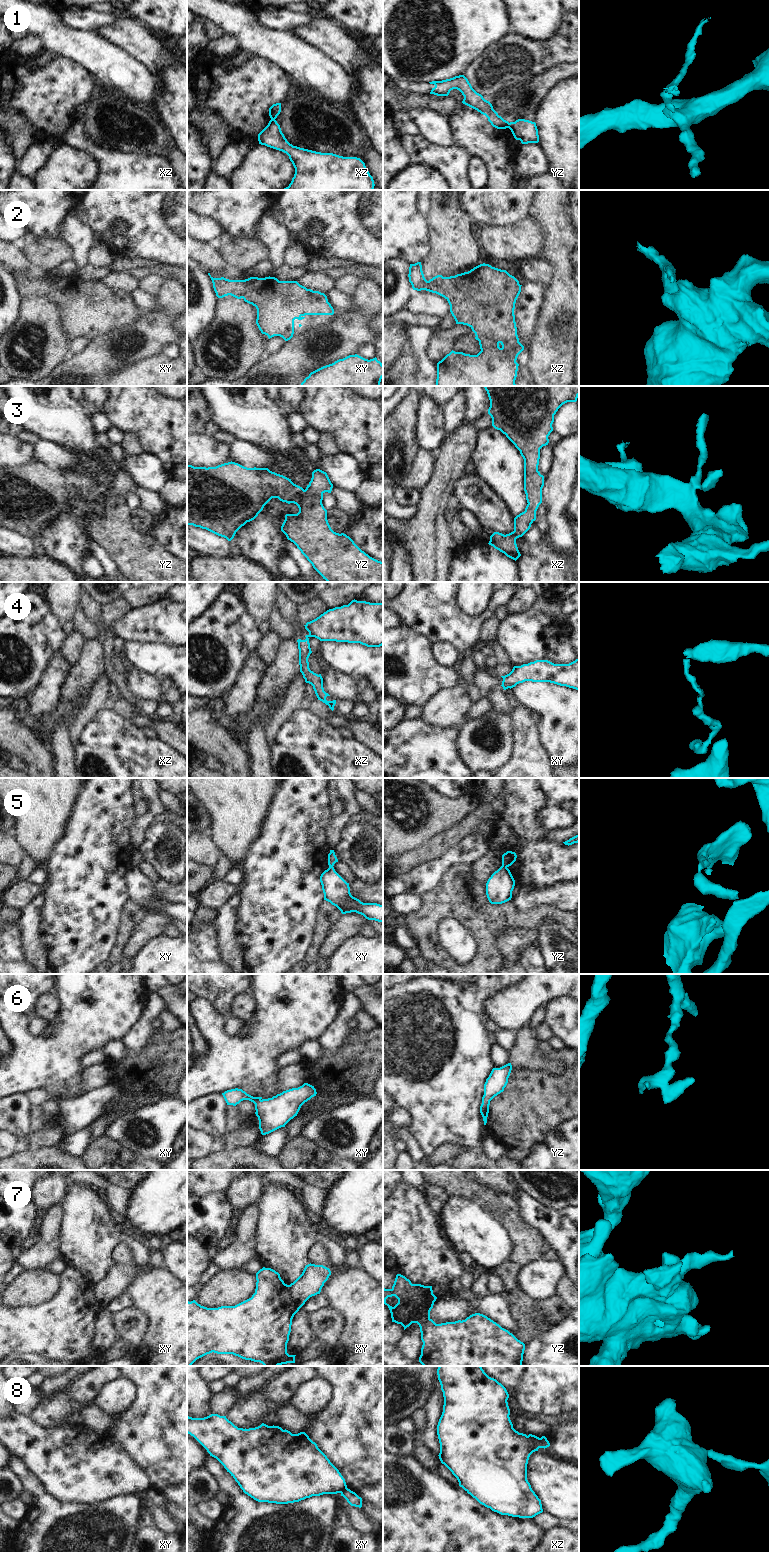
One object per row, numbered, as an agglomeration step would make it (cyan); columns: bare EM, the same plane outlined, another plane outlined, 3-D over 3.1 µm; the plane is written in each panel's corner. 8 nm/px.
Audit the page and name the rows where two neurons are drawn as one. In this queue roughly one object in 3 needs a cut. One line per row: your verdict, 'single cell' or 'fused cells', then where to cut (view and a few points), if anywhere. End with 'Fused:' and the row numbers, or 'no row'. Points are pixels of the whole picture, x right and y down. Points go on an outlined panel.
1: fused cells | yz (510, 123), (507, 127)
2: single cell | no cut
3: single cell | no cut
4: fused cells | xz (309, 634), (311, 636)
5: fused cells | yz (502, 864), (506, 867)
6: single cell | no cut
7: fused cells | yz (413, 1284), (413, 1293), (415, 1295), (432, 1294)
8: fused cells | xz (539, 1438), (541, 1447)
Fused: 1, 4, 5, 7, 8

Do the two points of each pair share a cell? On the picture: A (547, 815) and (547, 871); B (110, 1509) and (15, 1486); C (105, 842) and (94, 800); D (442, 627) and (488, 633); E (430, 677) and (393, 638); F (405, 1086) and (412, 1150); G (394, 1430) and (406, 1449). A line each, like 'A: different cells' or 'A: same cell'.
A: different cells
B: different cells
C: same cell
D: different cells
E: same cell
F: different cells
G: same cell

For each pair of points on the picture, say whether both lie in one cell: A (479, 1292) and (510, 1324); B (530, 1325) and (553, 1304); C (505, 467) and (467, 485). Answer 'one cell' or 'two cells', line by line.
A: two cells
B: one cell
C: two cells

